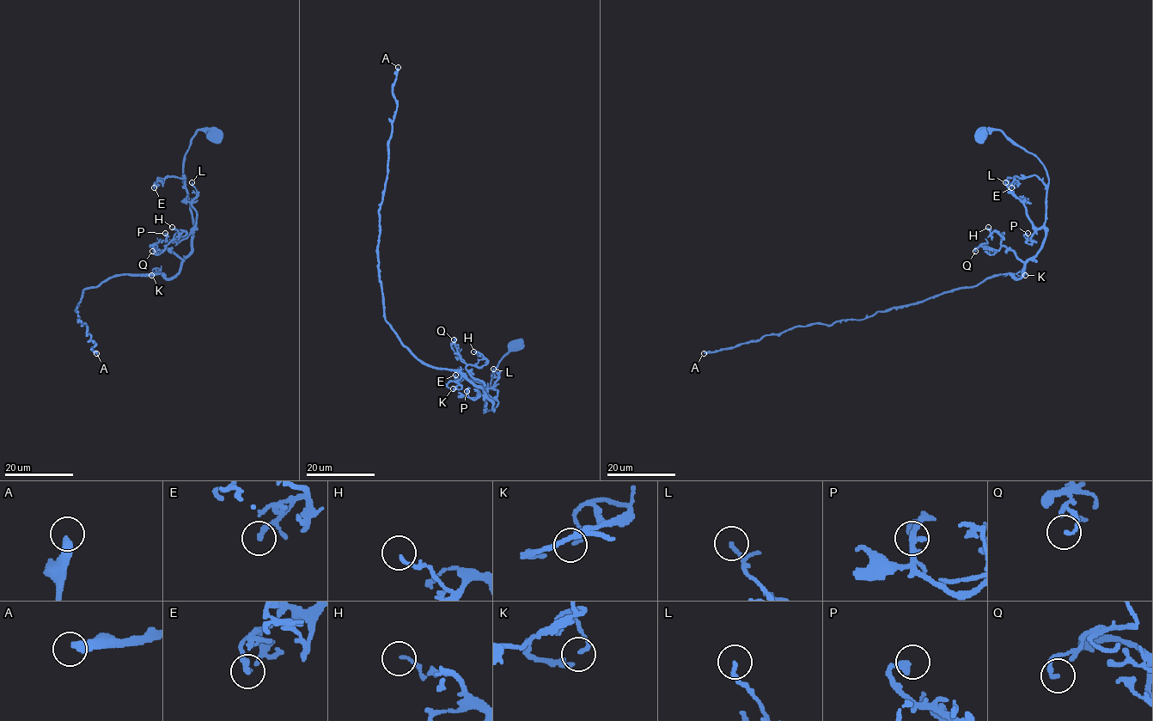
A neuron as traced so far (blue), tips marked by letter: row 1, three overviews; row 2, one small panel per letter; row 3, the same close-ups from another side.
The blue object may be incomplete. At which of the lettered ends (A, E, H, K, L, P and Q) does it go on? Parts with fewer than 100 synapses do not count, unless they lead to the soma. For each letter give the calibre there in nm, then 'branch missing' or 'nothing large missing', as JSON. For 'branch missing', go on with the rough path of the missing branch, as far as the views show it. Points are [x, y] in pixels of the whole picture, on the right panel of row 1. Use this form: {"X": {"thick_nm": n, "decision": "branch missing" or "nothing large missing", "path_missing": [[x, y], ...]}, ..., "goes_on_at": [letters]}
{"A": {"thick_nm": 360, "decision": "branch missing", "path_missing": [[704, 353], [644, 355], [619, 292], [682, 204], [682, 75], [710, 82], [687, 21]]}, "E": {"thick_nm": 160, "decision": "nothing large missing"}, "H": {"thick_nm": 120, "decision": "nothing large missing"}, "K": {"thick_nm": 170, "decision": "nothing large missing"}, "L": {"thick_nm": 100, "decision": "nothing large missing"}, "P": {"thick_nm": 280, "decision": "nothing large missing"}, "Q": {"thick_nm": 160, "decision": "nothing large missing"}, "goes_on_at": ["A"]}

